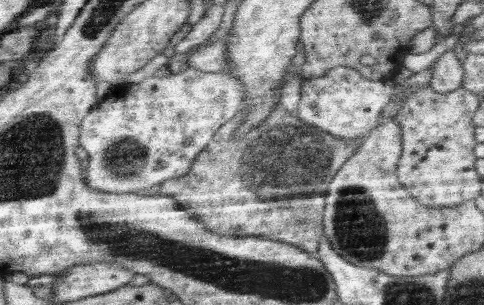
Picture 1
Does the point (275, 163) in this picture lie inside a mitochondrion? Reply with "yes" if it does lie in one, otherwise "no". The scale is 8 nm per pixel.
yes

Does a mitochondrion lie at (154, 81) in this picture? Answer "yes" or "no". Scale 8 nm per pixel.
no

